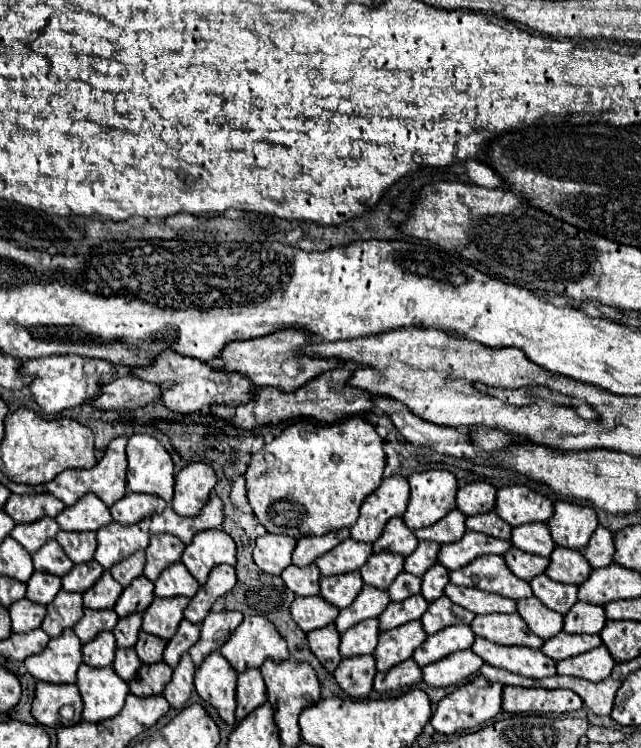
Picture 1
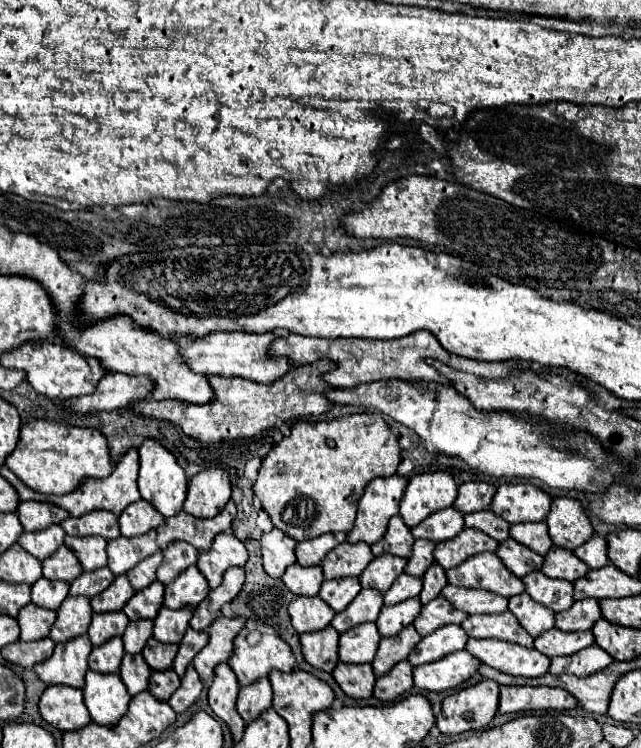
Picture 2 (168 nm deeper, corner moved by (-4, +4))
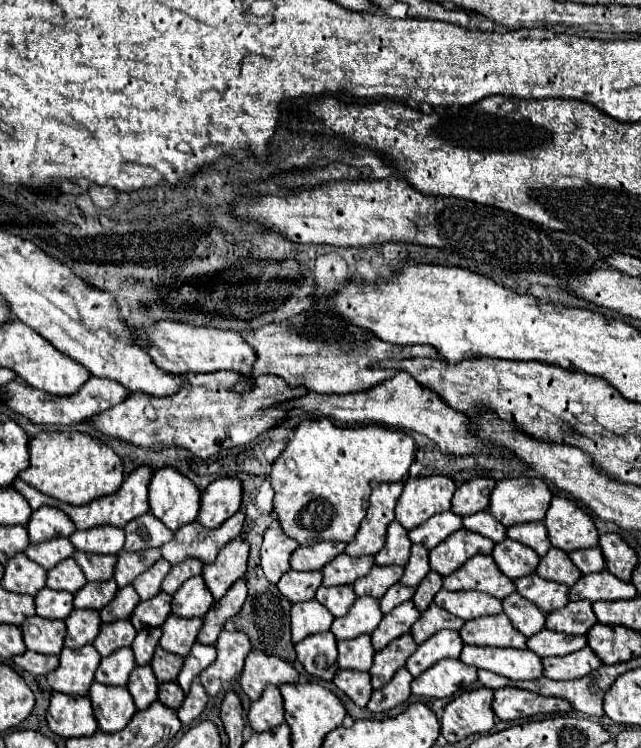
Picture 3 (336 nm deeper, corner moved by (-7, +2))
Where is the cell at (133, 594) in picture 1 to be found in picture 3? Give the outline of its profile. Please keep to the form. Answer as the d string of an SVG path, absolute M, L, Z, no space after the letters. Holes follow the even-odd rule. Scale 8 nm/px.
M160 592L150 600L144 600L136 606L136 610L130 616L130 622L134 624L136 630L144 630L144 628L154 628L154 626L162 626L166 616L170 614L170 594Z

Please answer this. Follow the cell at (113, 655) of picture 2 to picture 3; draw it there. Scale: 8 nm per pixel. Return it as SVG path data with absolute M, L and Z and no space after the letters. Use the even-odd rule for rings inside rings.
M120 648L110 656L100 660L96 670L96 682L110 684L110 686L126 686L132 668L136 666L134 654L130 648Z

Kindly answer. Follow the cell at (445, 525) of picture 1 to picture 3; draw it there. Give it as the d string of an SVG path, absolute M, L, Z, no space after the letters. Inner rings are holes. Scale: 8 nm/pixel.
M440 512L432 518L428 518L424 524L408 532L410 542L420 542L428 548L438 546L442 540L446 540L452 532L462 528L462 518L452 512Z

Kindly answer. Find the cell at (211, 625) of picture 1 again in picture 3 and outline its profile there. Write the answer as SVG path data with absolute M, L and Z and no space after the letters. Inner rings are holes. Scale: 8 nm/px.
M222 630L216 640L218 656L216 660L202 670L200 682L210 696L216 696L228 682L232 682L244 668L244 658L250 652L250 642L244 632L226 632Z

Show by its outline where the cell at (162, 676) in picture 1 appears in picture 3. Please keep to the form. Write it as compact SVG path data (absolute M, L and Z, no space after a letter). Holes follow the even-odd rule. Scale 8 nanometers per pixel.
M160 682L158 684L158 700L168 708L180 708L184 702L184 692L180 690L178 682Z

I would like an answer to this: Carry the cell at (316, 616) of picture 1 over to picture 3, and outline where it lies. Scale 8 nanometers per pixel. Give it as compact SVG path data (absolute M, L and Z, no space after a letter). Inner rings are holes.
M318 600L292 604L292 640L300 642L306 636L326 632L332 626L334 616L326 606L322 606Z

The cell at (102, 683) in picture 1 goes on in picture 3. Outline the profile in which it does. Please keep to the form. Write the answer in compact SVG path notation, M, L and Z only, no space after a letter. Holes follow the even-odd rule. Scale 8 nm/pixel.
M94 682L90 688L90 700L98 726L104 732L122 730L136 712L134 700L126 686L104 686Z

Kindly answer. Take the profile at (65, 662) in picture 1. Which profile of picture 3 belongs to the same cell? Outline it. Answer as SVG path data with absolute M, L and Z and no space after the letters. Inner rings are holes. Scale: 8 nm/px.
M86 644L78 650L62 648L60 664L56 670L46 674L46 680L50 688L56 692L70 696L84 696L90 690L100 658L102 656L96 652L92 644Z

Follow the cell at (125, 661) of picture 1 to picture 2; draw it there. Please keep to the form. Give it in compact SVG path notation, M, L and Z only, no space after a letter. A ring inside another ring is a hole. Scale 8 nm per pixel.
M125 654L119 676L125 682L129 694L137 696L139 692L147 690L151 668L149 668L149 664L145 664L141 654Z

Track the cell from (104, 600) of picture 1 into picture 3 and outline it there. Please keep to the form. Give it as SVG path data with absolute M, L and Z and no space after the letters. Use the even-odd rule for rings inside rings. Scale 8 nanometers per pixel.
M124 586L116 592L112 602L108 602L100 610L100 618L102 618L102 622L114 622L120 618L128 618L138 602L140 602L140 598L138 598L136 590L132 586Z

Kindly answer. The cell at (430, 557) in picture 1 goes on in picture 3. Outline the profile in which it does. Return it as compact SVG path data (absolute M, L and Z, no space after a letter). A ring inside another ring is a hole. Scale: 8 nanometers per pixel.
M412 544L412 556L404 568L404 576L400 578L400 582L406 586L418 586L428 572L430 572L428 548L422 544Z

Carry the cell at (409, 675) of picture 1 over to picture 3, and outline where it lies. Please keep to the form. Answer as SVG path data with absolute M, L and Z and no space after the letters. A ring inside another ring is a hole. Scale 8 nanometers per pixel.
M400 668L394 678L382 688L382 690L374 690L370 702L368 702L368 710L372 712L384 712L390 710L402 702L408 700L410 692L410 682L412 682L412 674L406 668Z

